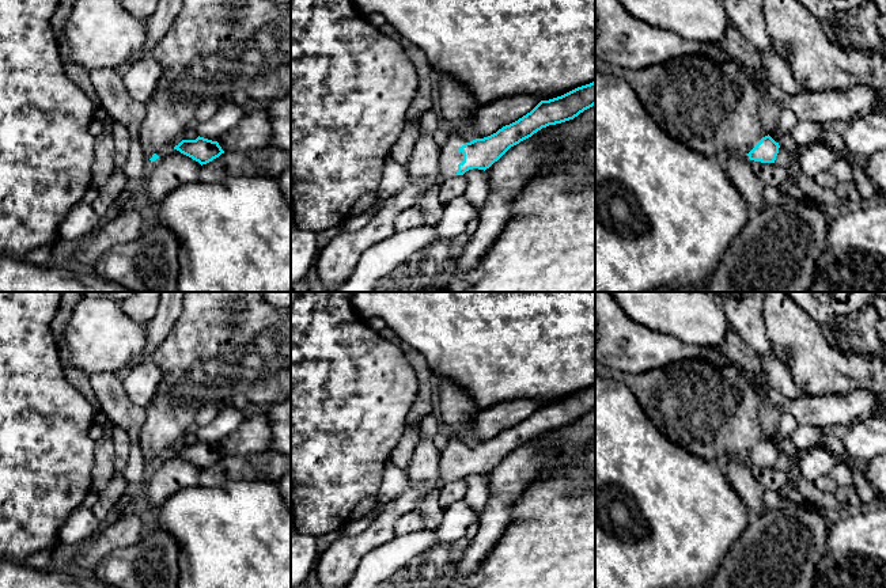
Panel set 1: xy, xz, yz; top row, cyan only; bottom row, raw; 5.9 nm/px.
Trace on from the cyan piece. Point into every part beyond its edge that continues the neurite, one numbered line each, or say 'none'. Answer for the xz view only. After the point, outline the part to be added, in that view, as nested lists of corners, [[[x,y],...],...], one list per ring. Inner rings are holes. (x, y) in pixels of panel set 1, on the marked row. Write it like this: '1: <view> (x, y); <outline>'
1: xz (455, 102); [[[435,75],[435,81],[436,107],[453,126],[447,143],[440,147],[439,181],[443,182],[454,177],[458,164],[463,162],[463,153],[458,148],[473,141],[469,125],[480,105],[476,102],[474,94],[451,75]]]

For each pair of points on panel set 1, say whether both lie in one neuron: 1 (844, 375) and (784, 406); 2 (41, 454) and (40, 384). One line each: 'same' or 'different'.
1: different
2: same

